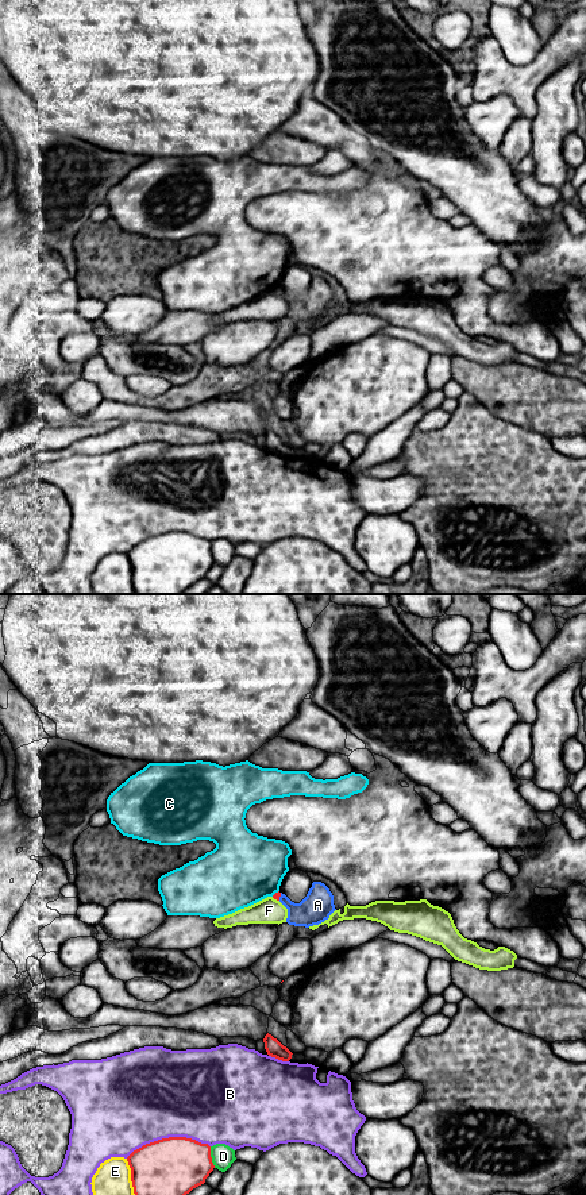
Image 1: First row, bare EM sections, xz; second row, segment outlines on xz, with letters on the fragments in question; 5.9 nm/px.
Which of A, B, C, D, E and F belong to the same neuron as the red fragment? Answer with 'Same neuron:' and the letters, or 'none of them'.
Same neuron: none of them

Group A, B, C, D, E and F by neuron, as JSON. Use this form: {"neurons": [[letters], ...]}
{"neurons": [["A"], ["B"], ["C"], ["D"], ["E"], ["F"]]}

